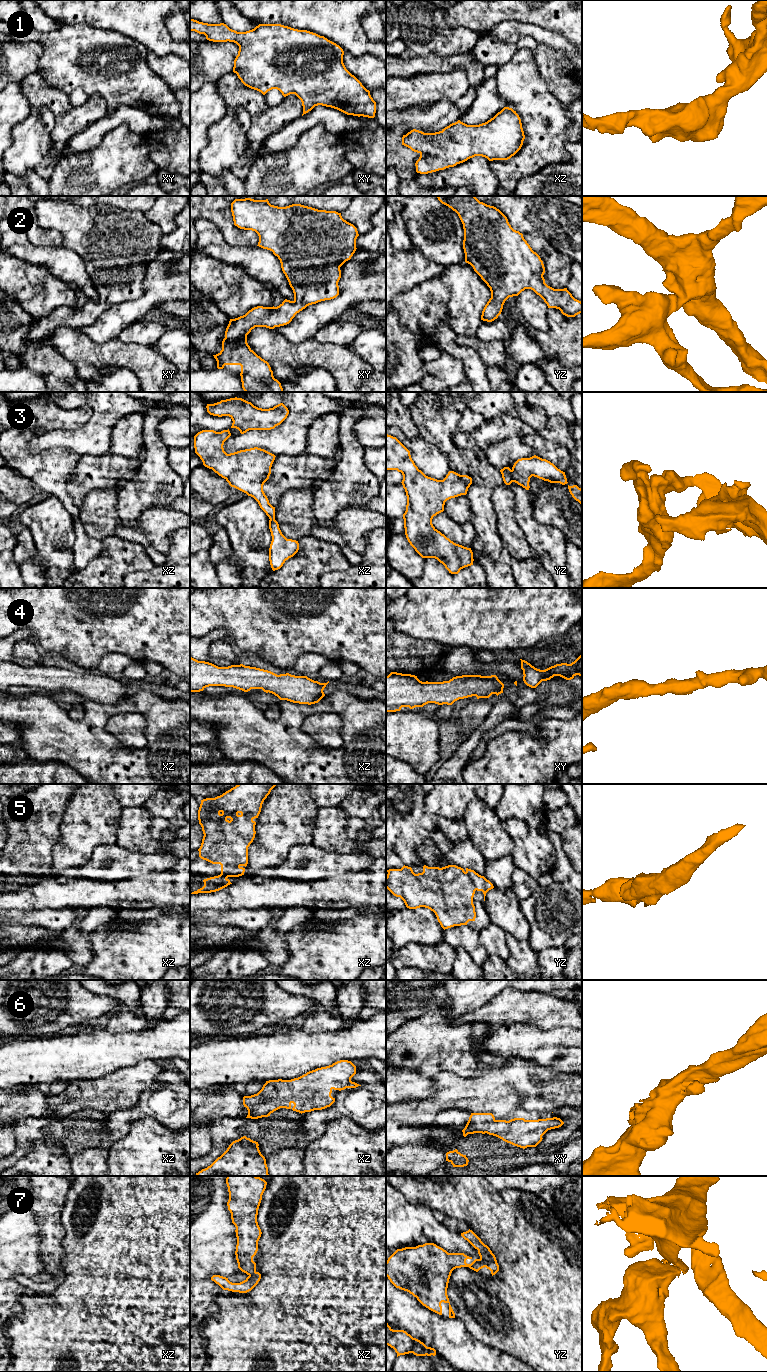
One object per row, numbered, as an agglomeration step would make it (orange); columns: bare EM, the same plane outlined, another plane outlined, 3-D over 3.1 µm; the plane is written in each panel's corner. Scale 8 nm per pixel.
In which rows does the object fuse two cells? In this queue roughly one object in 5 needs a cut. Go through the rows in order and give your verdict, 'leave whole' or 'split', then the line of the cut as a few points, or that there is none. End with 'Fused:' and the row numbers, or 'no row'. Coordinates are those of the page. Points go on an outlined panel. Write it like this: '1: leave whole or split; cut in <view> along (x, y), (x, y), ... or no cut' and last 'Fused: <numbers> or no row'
1: leave whole; no cut
2: leave whole; no cut
3: split; cut in yz along (511, 470), (513, 481)
4: leave whole; no cut
5: leave whole; no cut
6: leave whole; no cut
7: leave whole; no cut
Fused: 3

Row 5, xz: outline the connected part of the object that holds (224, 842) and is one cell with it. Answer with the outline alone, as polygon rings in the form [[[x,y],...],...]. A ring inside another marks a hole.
[[[237,784],[215,798],[201,800],[198,820],[202,827],[203,839],[199,857],[212,864],[221,865],[221,874],[204,879],[204,886],[190,894],[211,893],[232,884],[229,877],[244,875],[248,864],[248,847],[255,838],[255,818],[258,818],[262,804],[271,790],[278,784]]]

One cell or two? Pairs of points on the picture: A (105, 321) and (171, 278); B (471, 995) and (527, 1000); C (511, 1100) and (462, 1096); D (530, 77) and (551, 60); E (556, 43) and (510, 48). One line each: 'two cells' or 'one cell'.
A: one cell
B: two cells
C: one cell
D: two cells
E: two cells

